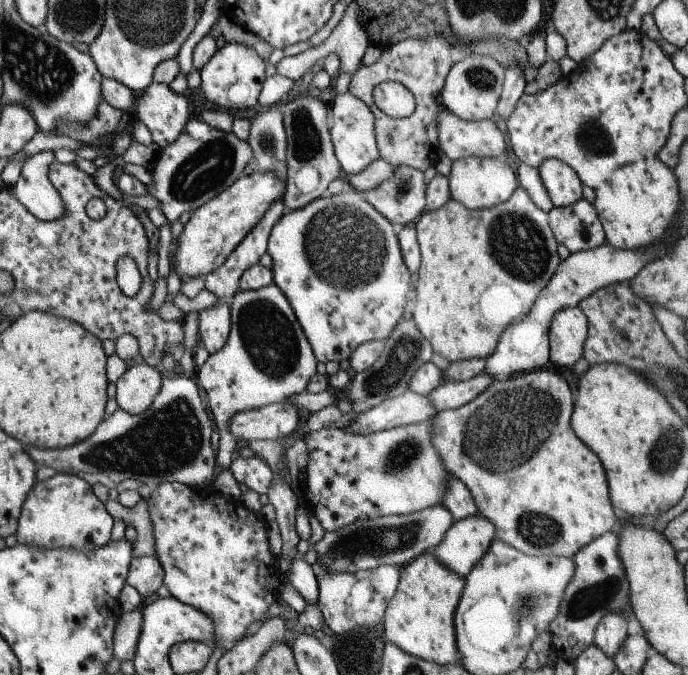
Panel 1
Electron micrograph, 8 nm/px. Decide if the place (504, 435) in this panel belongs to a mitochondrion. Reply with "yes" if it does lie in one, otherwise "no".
yes

